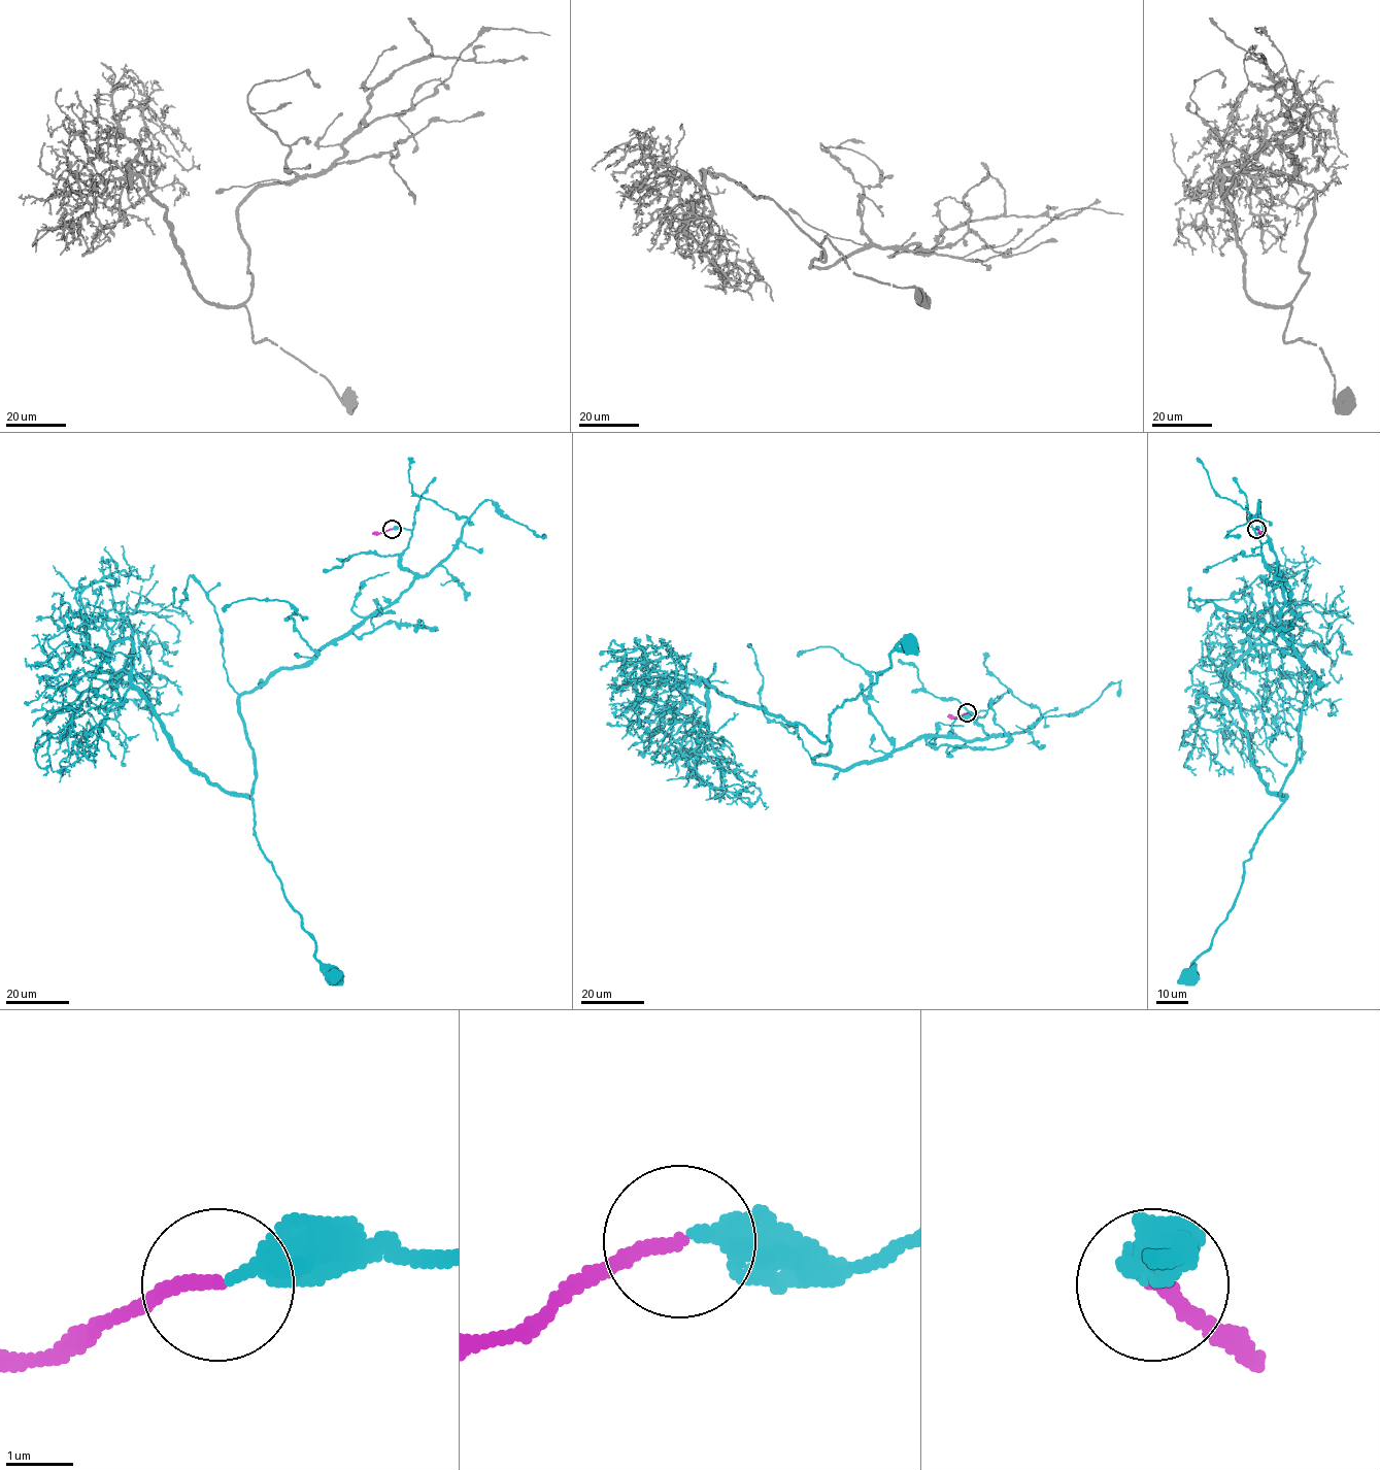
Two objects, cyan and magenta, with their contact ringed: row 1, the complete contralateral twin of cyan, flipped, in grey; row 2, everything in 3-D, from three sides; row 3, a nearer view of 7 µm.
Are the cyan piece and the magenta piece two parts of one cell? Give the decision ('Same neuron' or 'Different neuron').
Same neuron

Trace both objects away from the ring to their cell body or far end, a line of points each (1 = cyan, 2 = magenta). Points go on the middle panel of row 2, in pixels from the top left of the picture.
1: (967, 712), (986, 711), (975, 721), (988, 737), (924, 736), (846, 769), (814, 762), (837, 707), (911, 646)
2: (967, 713), (958, 716), (948, 715)

